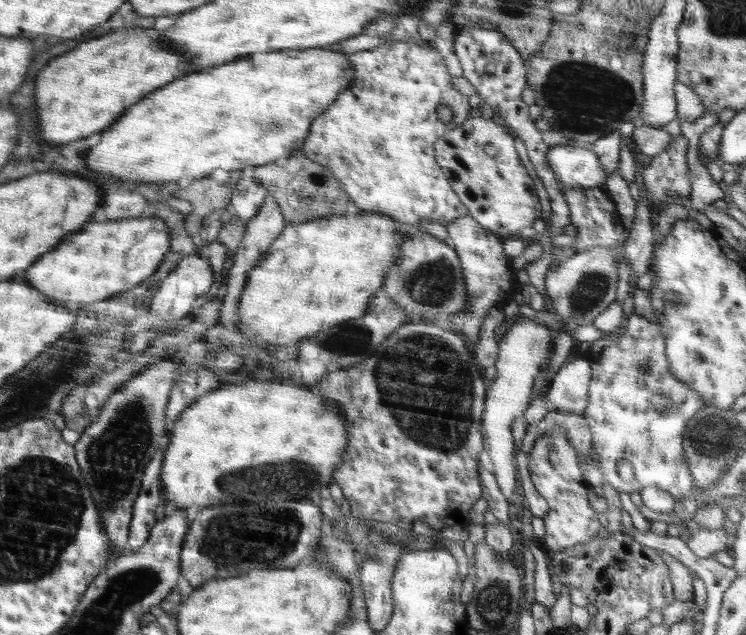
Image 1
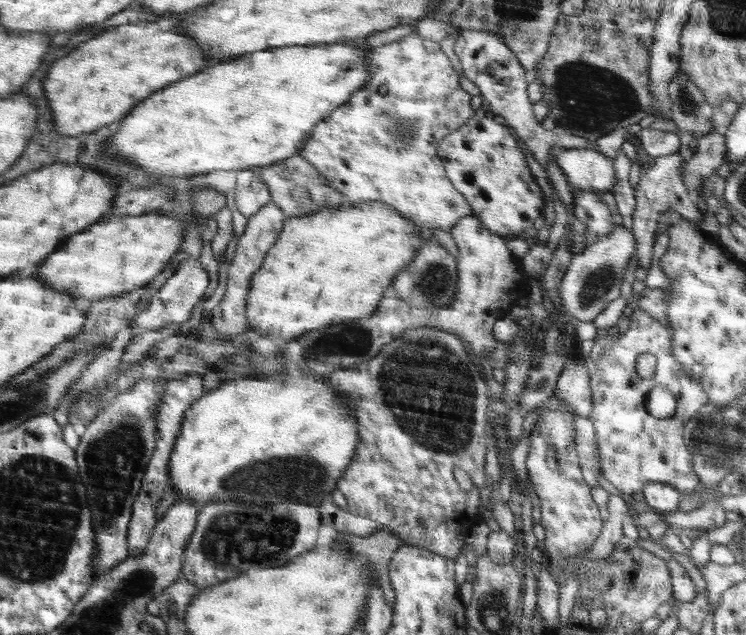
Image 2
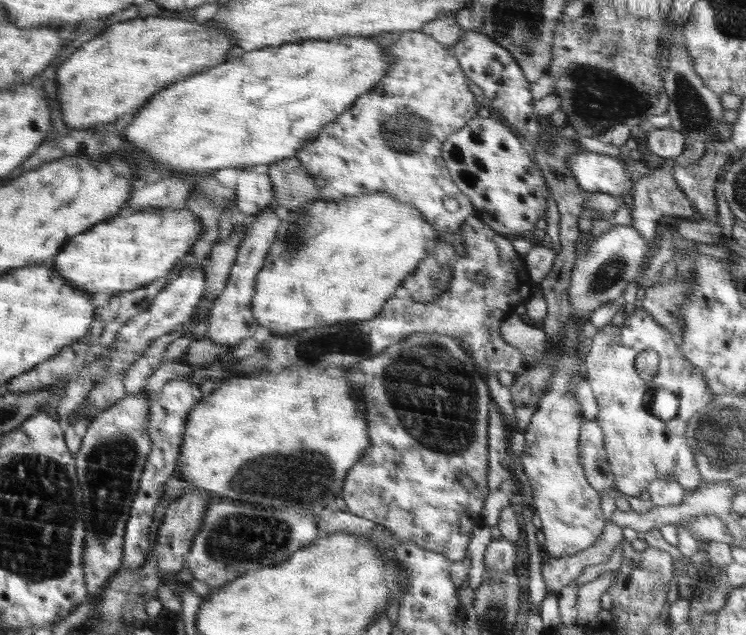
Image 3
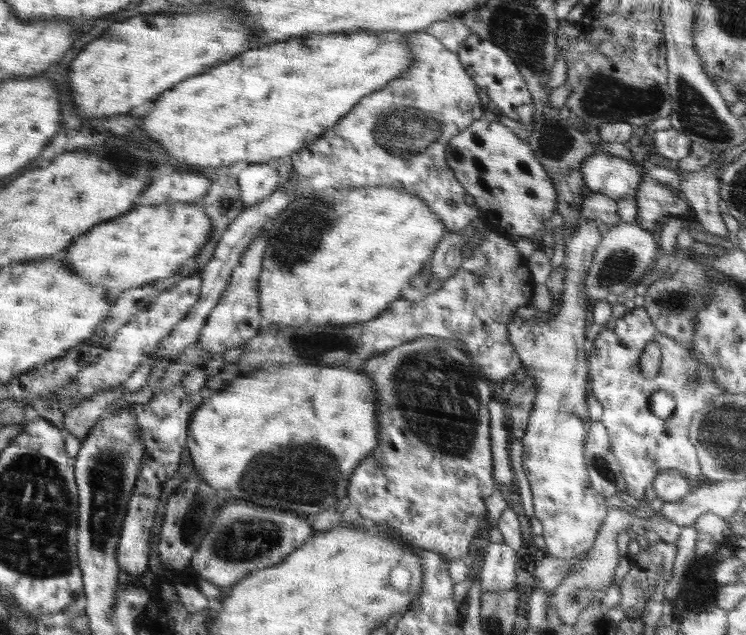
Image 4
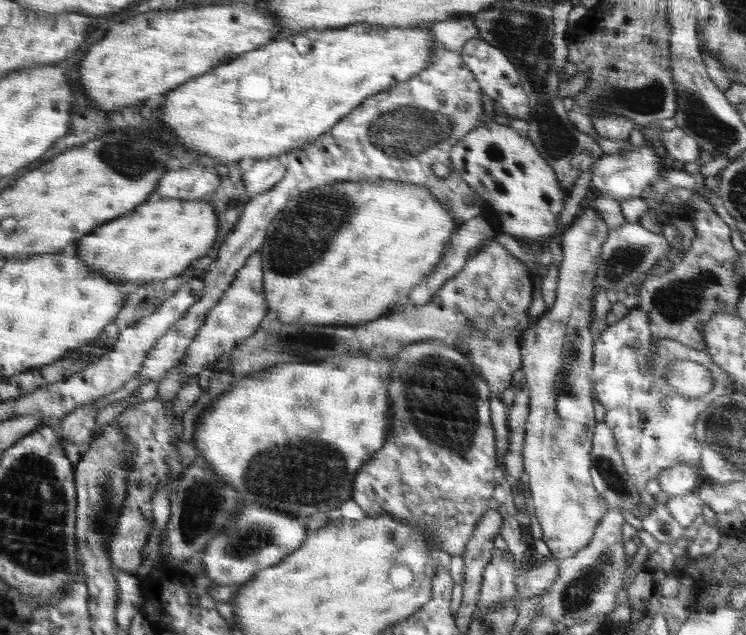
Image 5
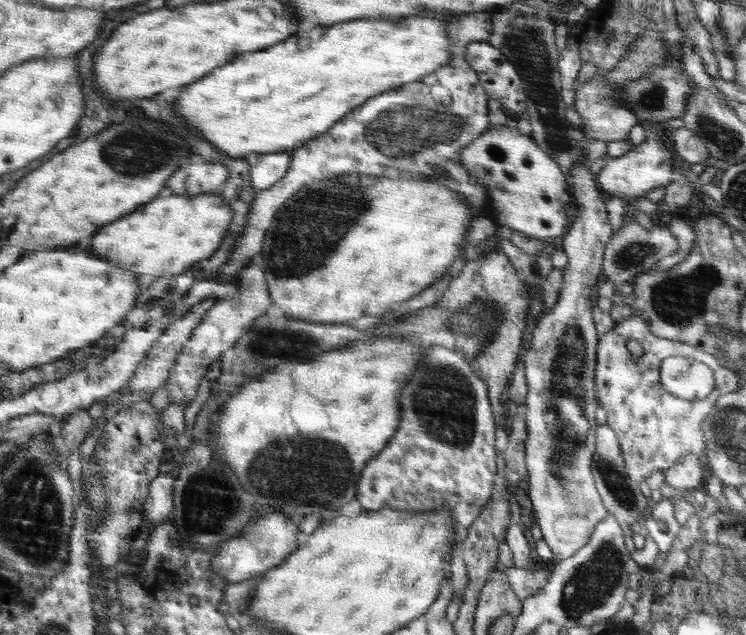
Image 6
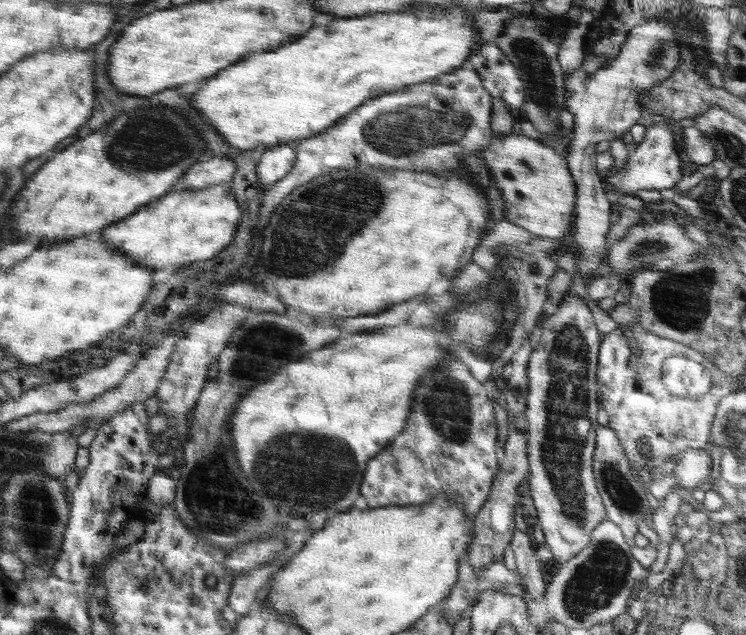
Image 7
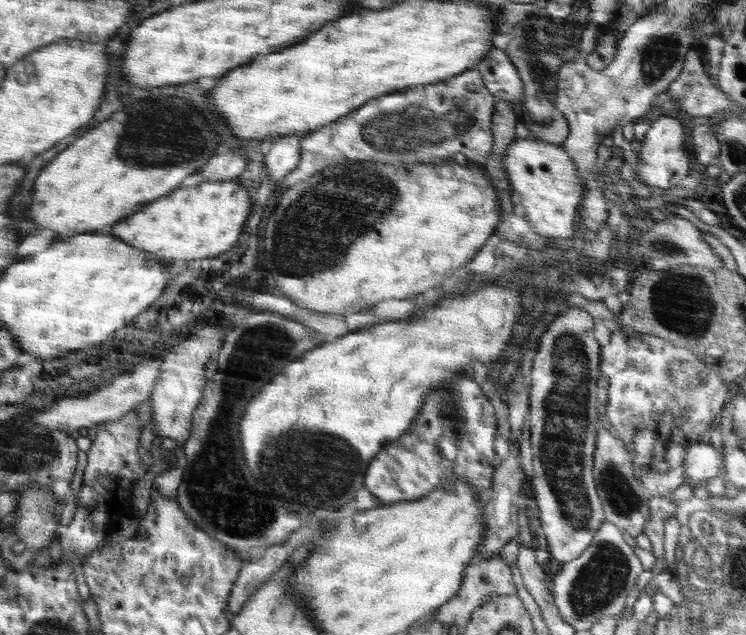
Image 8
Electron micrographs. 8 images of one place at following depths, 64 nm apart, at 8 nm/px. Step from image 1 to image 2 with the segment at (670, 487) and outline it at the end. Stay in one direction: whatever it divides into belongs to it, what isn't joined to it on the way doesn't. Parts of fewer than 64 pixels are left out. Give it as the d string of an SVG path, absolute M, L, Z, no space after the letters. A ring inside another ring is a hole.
M634 309L624 321L623 329L616 336L604 331L594 339L590 354L582 361L590 374L592 412L590 422L596 429L600 468L604 478L627 495L643 490L650 482L670 483L680 492L700 489L698 475L694 473L690 453L683 439L684 425L709 403L708 393L690 377L672 352L672 332L648 313ZM642 352L656 356L656 371L651 379L641 378L636 372L636 358ZM655 386L664 386L676 396L676 412L667 419L659 419L646 412L646 397Z

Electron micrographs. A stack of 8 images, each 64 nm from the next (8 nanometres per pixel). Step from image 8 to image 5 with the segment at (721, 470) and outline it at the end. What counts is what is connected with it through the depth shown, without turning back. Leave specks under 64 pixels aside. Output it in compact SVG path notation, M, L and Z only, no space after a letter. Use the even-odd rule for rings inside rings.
M680 463L672 468L663 470L658 476L661 490L668 496L686 495L695 490L703 481L700 471L696 471L688 463Z

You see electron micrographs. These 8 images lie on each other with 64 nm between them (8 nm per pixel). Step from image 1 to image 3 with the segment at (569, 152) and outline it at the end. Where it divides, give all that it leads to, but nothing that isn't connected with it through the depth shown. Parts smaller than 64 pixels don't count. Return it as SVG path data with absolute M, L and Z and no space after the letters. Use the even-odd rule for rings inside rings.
M584 150L568 158L569 170L587 193L620 197L633 190L633 178L618 157Z

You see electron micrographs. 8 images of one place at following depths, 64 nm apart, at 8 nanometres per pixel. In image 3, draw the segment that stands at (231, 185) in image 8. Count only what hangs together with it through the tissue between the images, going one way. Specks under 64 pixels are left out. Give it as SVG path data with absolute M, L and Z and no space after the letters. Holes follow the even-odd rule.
M183 205L176 209L148 207L138 211L123 212L74 237L53 258L52 267L60 277L70 279L80 289L88 291L88 294L102 292L102 294L117 295L133 291L150 284L153 280L173 275L179 269L178 260L186 256L192 244L198 241L199 235L203 232L202 224L203 217L198 217Z

